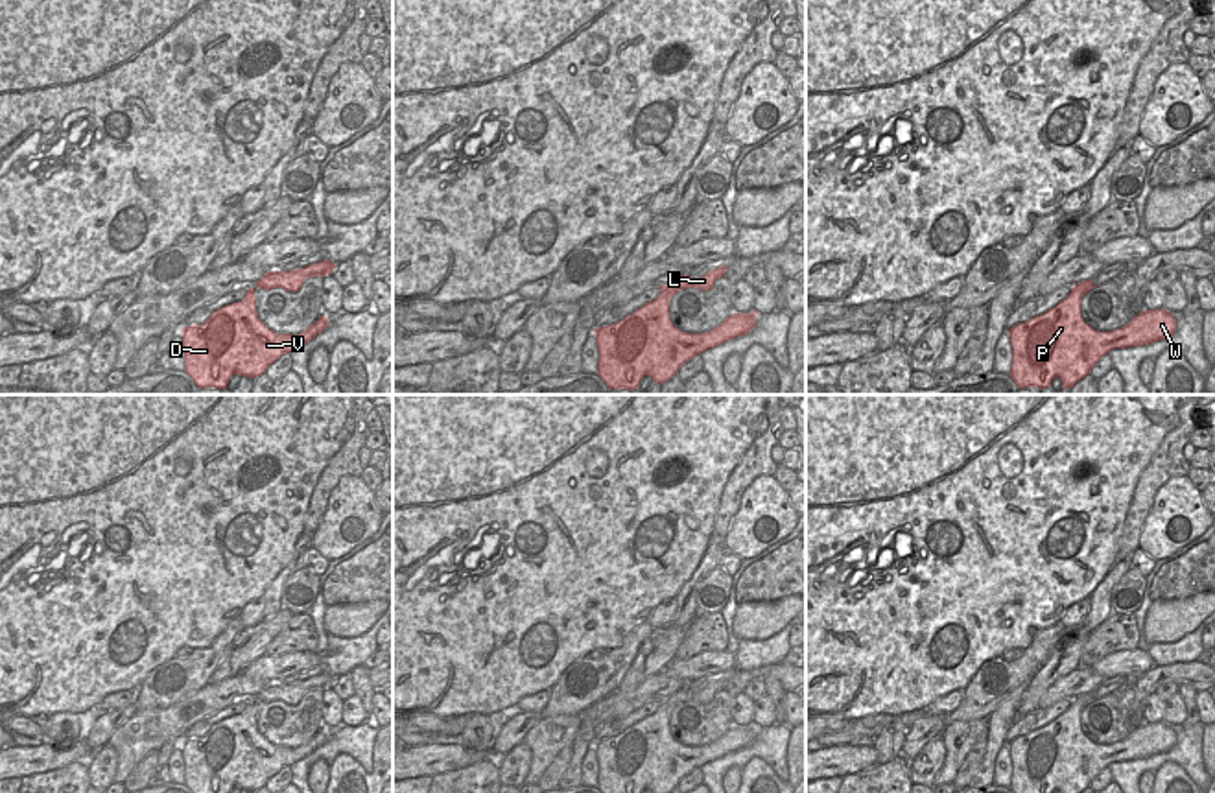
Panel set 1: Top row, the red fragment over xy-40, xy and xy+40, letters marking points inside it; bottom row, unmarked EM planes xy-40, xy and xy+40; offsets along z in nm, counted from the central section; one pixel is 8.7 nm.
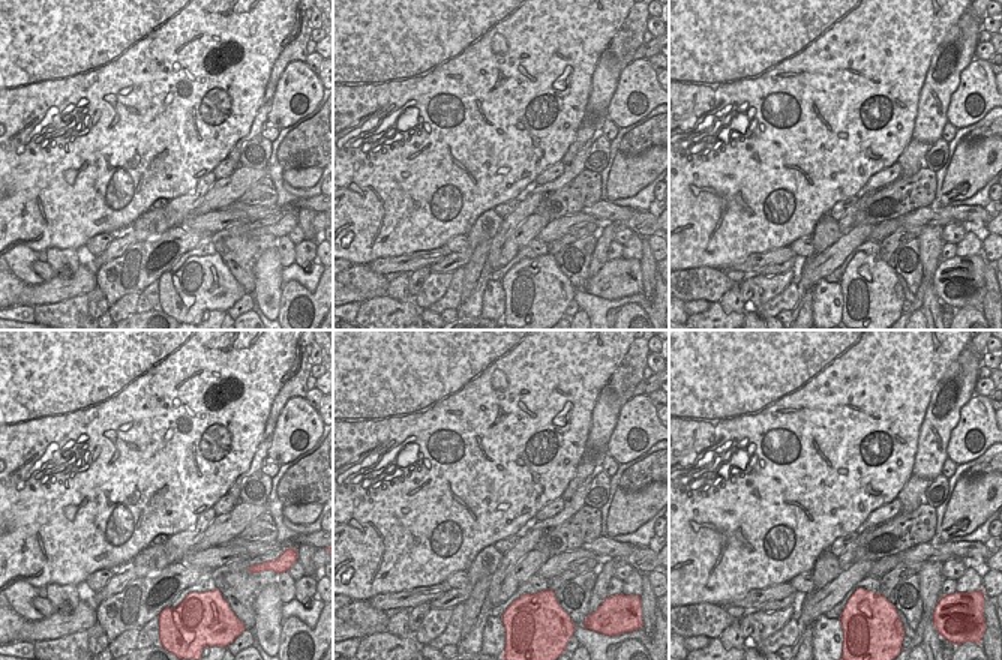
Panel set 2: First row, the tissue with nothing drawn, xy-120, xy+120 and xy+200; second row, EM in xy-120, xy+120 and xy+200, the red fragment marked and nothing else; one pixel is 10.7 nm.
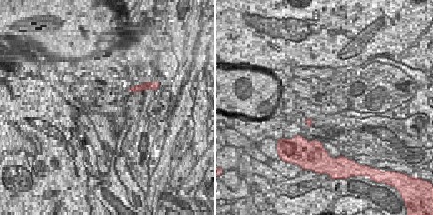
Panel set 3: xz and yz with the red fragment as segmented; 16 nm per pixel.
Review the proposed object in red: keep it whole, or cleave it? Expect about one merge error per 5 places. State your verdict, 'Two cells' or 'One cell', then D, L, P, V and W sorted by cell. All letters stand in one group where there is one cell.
One cell. Groups: D L P V W

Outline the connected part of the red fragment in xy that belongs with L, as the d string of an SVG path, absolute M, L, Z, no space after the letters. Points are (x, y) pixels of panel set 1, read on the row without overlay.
M726 679L708 684L699 692L680 688L660 703L658 710L614 738L594 743L597 756L597 789L601 793L669 793L693 769L728 752L749 747L756 740L760 725L732 727L719 740L688 747L669 732L669 712L686 701L712 703Z

